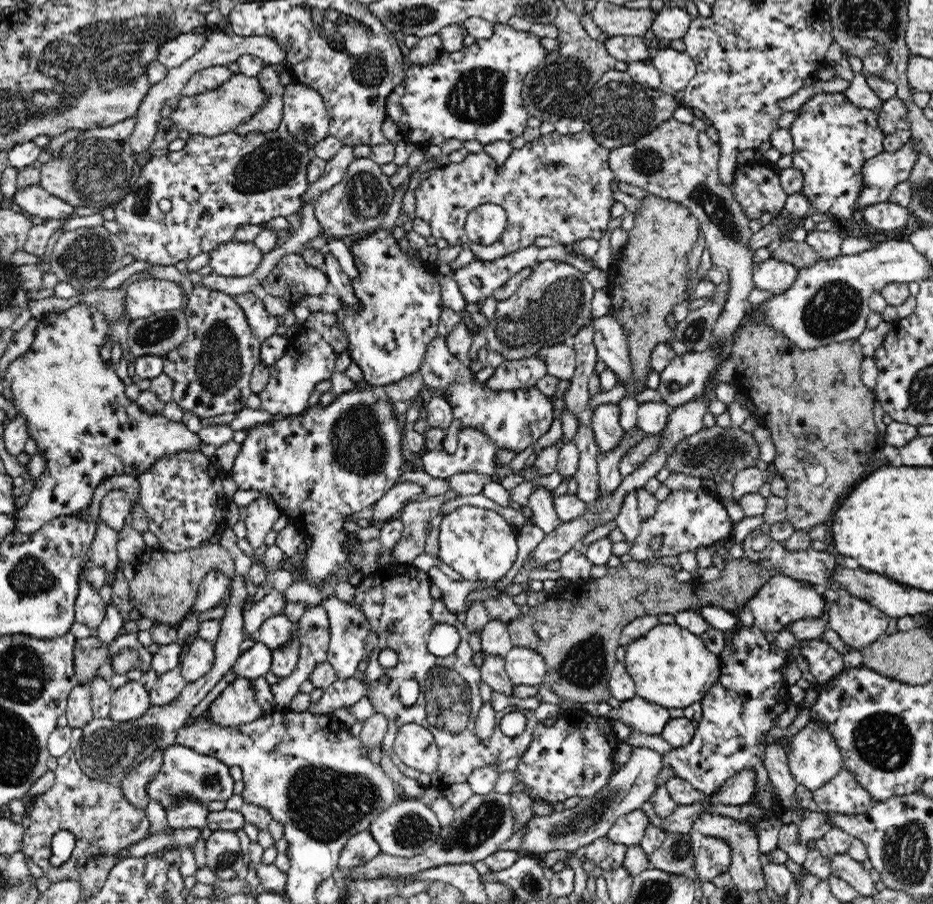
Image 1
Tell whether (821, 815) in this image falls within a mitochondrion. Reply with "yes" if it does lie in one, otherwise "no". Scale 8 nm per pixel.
no

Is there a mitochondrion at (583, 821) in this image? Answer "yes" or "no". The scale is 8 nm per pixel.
yes

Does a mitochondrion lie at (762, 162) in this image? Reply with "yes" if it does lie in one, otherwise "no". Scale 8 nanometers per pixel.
no

